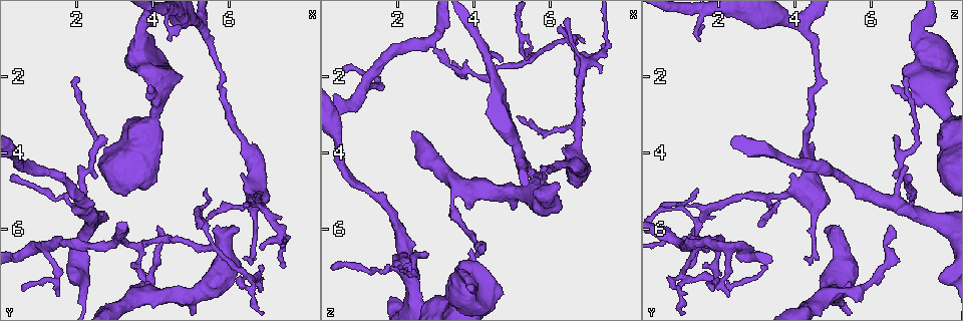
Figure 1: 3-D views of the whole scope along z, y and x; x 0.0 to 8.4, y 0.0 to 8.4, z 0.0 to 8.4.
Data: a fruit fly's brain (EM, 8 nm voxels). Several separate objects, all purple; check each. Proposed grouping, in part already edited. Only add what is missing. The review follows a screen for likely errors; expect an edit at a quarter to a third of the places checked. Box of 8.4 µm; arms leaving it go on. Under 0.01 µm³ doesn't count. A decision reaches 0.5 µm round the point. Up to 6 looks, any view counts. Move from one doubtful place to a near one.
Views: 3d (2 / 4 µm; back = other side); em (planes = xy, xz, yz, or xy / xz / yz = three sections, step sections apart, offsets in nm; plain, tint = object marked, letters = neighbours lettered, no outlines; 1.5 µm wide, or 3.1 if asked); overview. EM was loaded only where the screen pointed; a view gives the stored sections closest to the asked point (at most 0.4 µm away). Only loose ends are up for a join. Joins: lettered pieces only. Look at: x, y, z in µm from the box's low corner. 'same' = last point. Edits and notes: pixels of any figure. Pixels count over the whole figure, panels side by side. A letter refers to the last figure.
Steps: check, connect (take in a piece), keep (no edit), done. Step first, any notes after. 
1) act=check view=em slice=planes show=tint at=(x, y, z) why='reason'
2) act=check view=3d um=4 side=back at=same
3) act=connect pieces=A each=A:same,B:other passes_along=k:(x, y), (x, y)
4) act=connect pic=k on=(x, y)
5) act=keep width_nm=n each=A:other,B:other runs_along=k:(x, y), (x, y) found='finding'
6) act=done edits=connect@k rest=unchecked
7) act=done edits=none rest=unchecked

act=check view=3d um=4 side=back at=(6.80, 6.55, 1.40) why='tapers out'

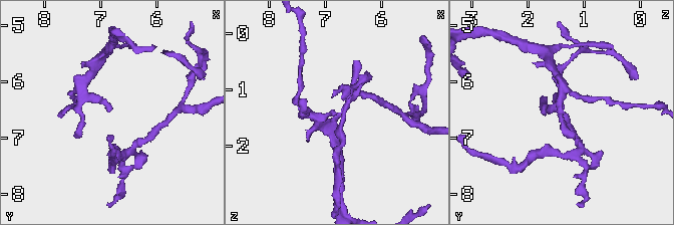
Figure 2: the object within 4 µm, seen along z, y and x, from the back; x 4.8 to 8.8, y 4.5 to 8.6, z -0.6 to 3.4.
act=check view=em slice=xy step=8 show=letters at=(6.85, 6.50, 1.35)

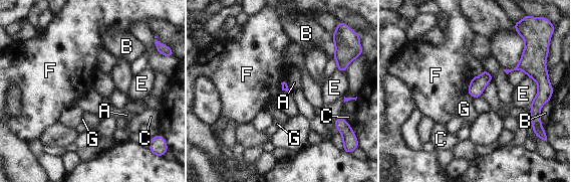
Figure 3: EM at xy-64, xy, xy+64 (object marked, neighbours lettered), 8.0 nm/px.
act=keep each=A:other,B:other,C:other,E:other,F:other,G:other border=3:(472, 77), (466, 90) found='none of them fits'

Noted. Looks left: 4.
act=check view=em slice=yz step=4 show=letters at=(3.95, 2.25, 6.55) why='branch stops here'

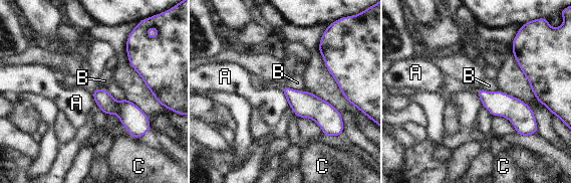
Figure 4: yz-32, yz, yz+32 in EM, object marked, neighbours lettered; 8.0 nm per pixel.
act=keep each=A:other,B:other,C:other border=4:(281, 88), (289, 106) found='no lettered piece goes on from it'

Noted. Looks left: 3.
act=check view=em slice=planes show=letters at=(2.15, 2.05, 6.85) why='an open end'

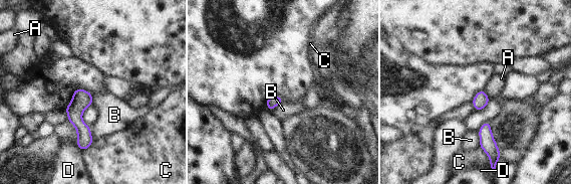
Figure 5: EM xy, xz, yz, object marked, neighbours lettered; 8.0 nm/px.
act=keep each=A:other,B:other,C:other,D:other runs_along=5:(78, 92), (82, 147) found='none of them fits'

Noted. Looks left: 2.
act=done edits=none rest=unchecked

